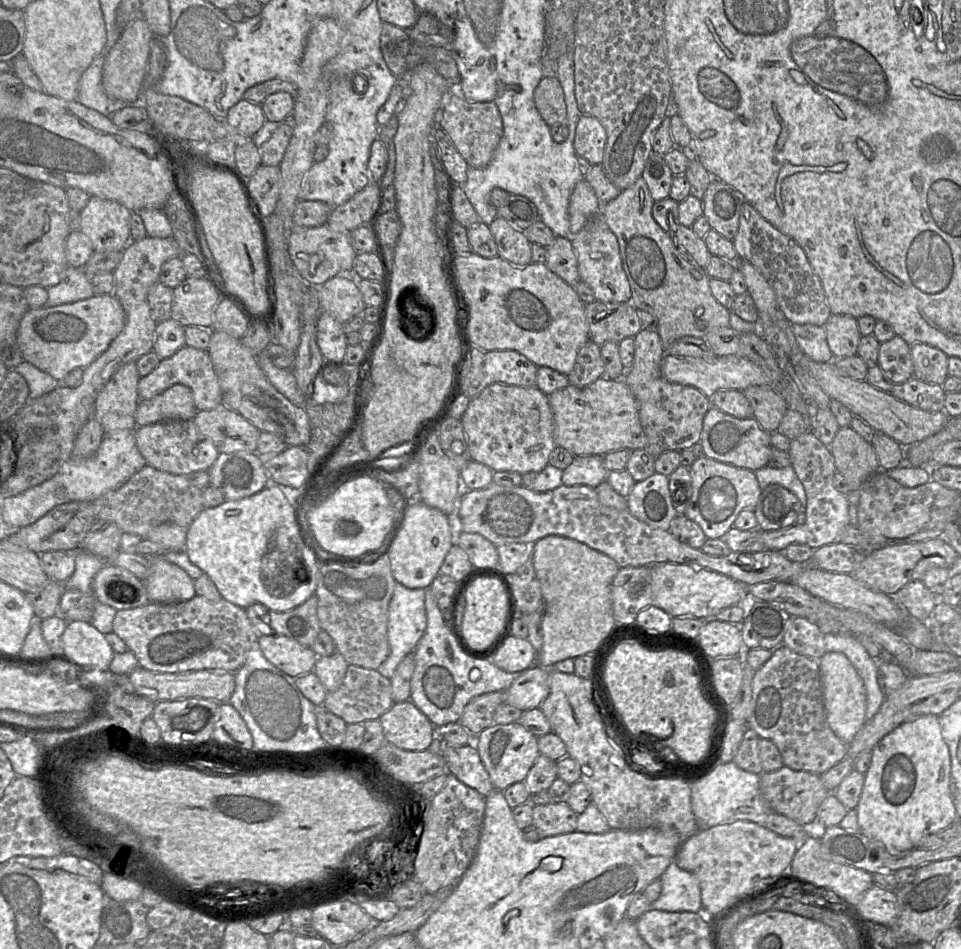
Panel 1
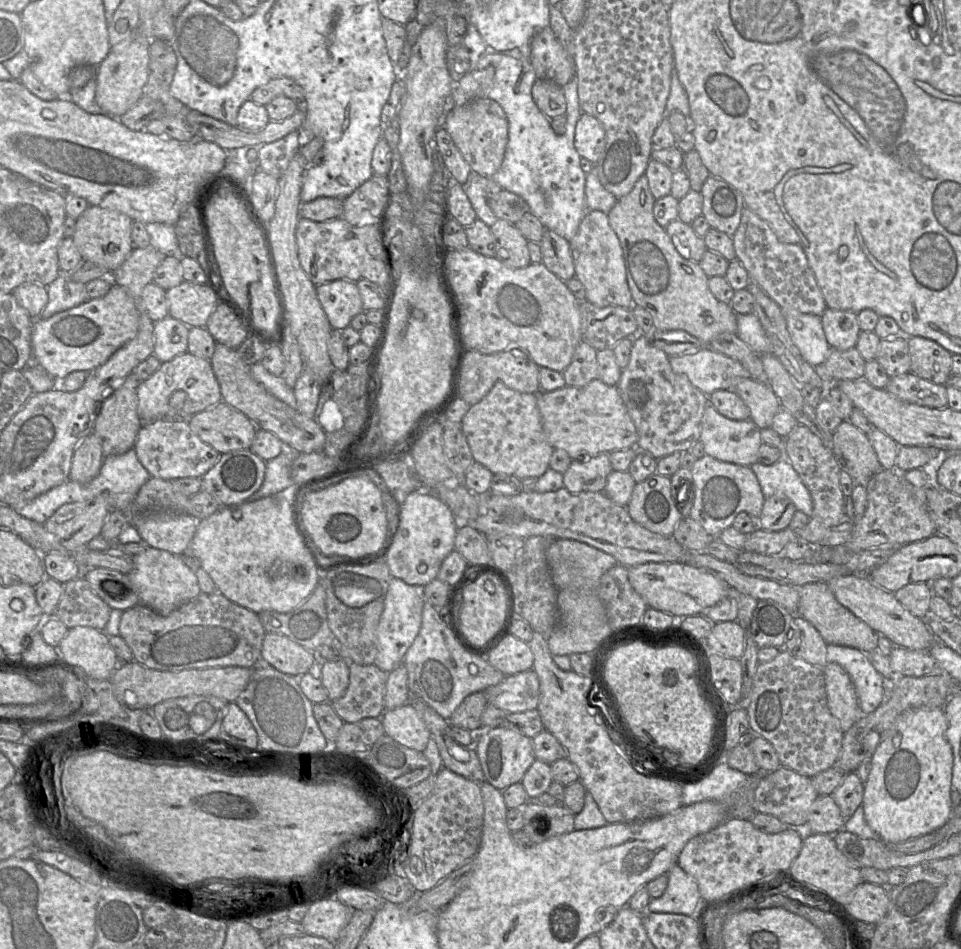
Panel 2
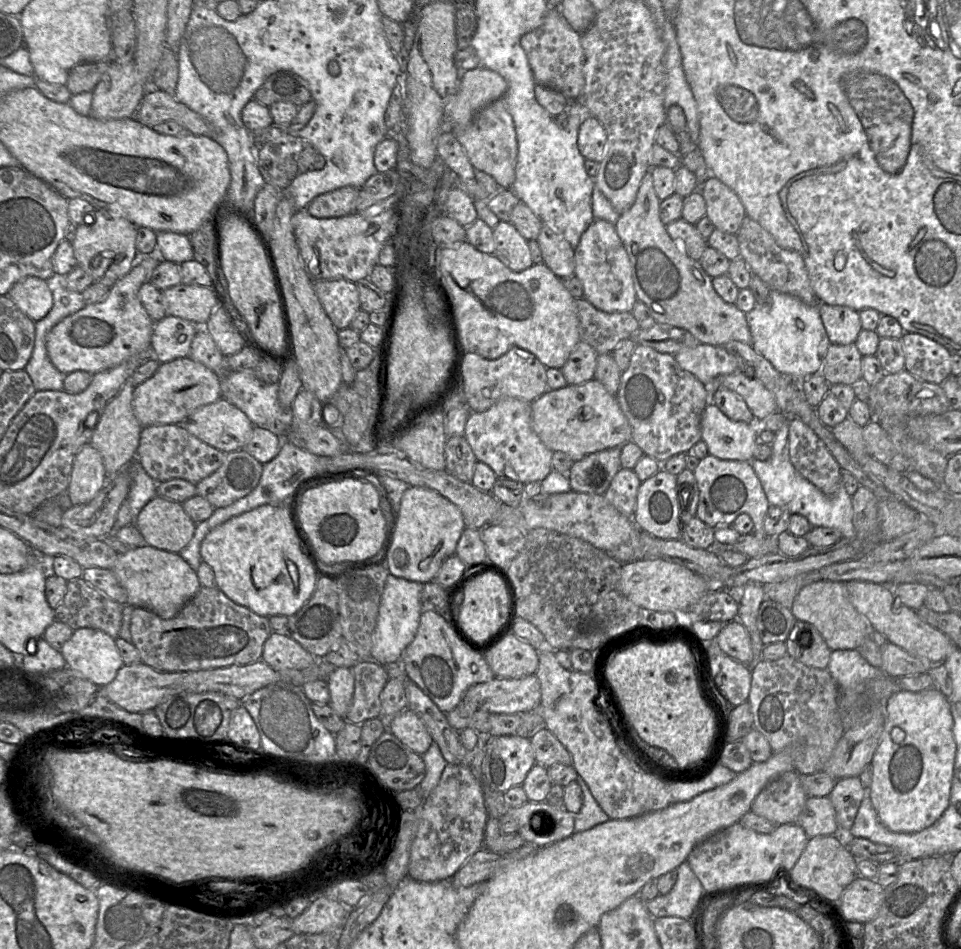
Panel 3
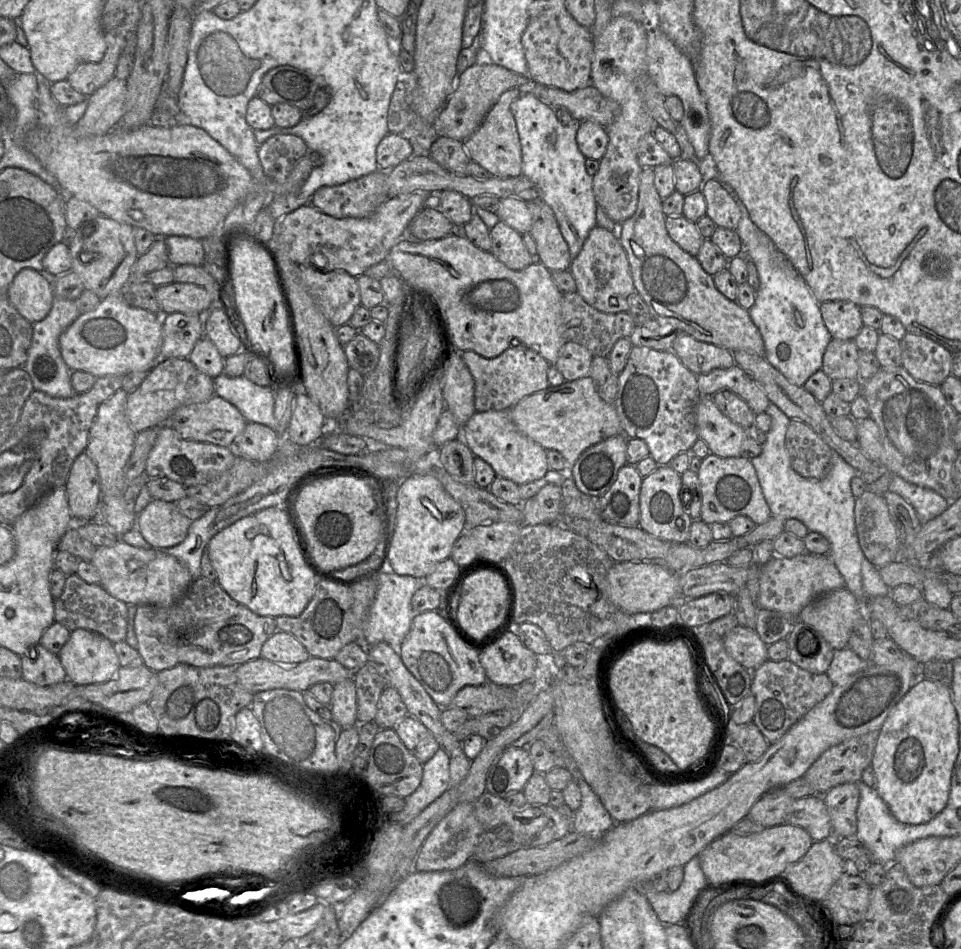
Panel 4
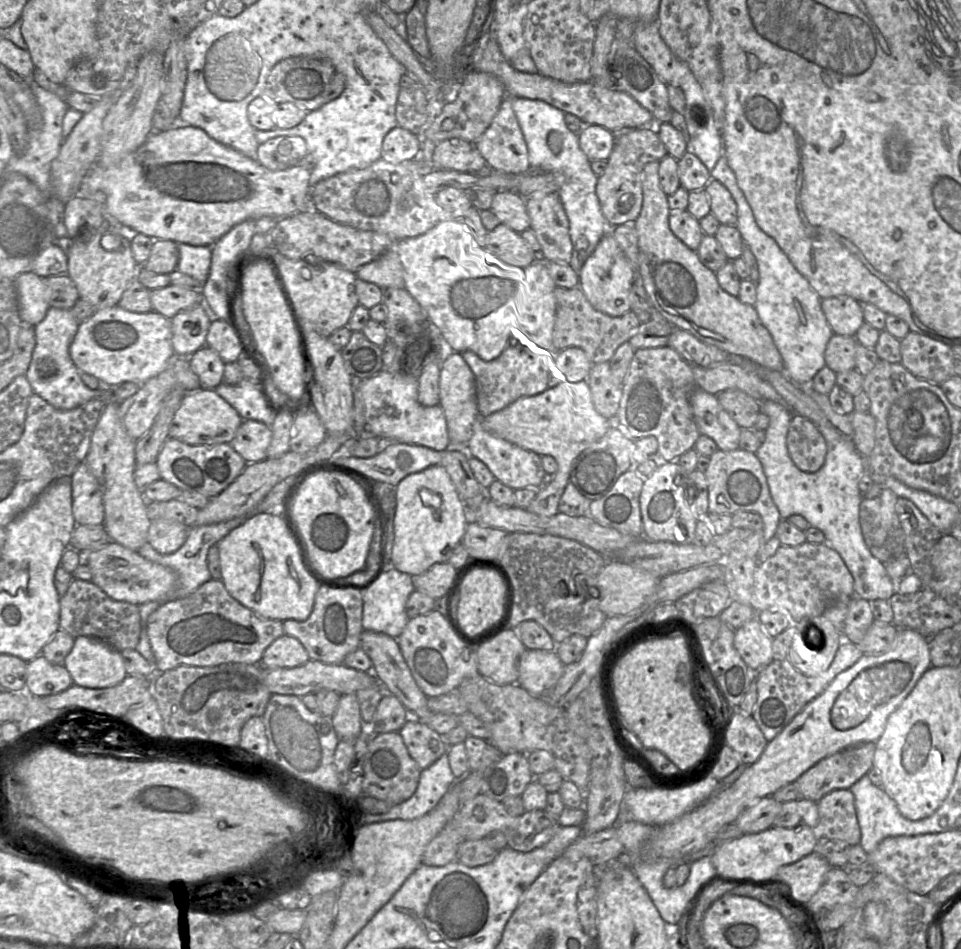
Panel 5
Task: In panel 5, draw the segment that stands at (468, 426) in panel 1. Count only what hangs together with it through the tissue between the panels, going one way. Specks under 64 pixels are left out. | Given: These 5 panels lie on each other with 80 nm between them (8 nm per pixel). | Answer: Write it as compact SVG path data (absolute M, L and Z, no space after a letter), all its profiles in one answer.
M482 419L475 423L475 431L467 444L467 452L471 457L476 457L484 462L496 480L513 490L542 487L547 482L547 474L542 466L542 457L539 454L489 432L484 428Z

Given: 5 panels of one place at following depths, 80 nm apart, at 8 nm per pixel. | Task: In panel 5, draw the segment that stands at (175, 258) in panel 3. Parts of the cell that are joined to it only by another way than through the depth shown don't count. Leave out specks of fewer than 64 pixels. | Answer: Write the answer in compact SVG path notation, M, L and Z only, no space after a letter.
M178 243L178 250L179 260L177 269L204 284L208 278L211 266L211 246Z

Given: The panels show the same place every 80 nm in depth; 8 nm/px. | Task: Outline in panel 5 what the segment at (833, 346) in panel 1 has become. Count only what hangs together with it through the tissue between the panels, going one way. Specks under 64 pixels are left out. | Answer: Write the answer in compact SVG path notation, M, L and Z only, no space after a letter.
M849 296L821 299L821 309L833 334L854 337L864 323L862 303Z

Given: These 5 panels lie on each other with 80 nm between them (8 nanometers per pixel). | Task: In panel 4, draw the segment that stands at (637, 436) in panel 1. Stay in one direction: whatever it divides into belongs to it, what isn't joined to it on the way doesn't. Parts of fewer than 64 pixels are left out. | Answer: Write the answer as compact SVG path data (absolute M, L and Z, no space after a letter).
M590 376L558 387L549 387L529 395L510 410L510 417L518 430L545 450L556 450L566 460L566 473L591 446L622 433L622 426L614 404L606 403L598 394Z

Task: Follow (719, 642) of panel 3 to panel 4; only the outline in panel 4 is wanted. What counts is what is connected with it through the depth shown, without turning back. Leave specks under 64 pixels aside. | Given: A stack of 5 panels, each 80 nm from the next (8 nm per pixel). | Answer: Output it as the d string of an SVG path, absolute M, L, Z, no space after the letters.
M738 625L730 630L722 641L727 653L749 671L755 671L769 660L768 646L754 629Z

